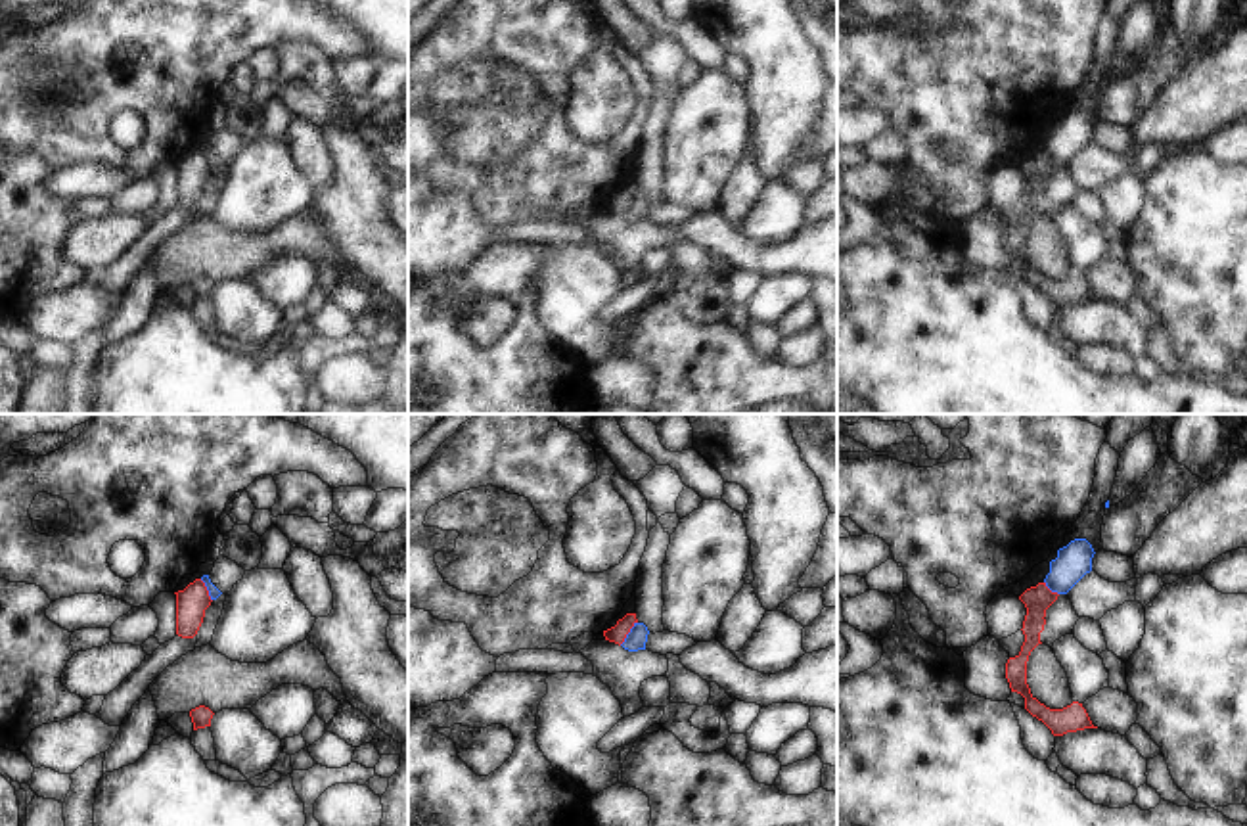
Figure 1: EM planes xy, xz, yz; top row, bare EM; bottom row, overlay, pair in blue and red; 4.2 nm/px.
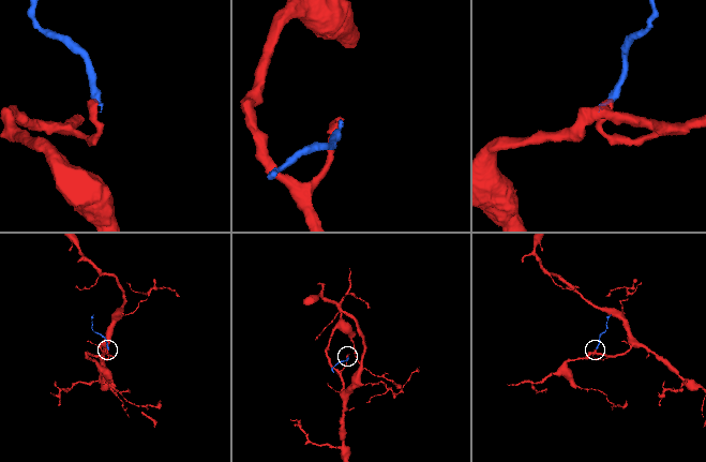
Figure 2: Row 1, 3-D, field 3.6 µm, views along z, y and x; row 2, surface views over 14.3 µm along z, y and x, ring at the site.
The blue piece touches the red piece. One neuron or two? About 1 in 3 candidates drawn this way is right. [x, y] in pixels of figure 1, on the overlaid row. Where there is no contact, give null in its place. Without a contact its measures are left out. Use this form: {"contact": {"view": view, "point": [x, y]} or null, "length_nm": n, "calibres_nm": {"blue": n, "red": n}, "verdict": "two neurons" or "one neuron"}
{"contact": {"view": "xz", "point": [629, 633]}, "length_nm": 130, "calibres_nm": {"blue": 90, "red": 70}, "verdict": "two neurons"}

